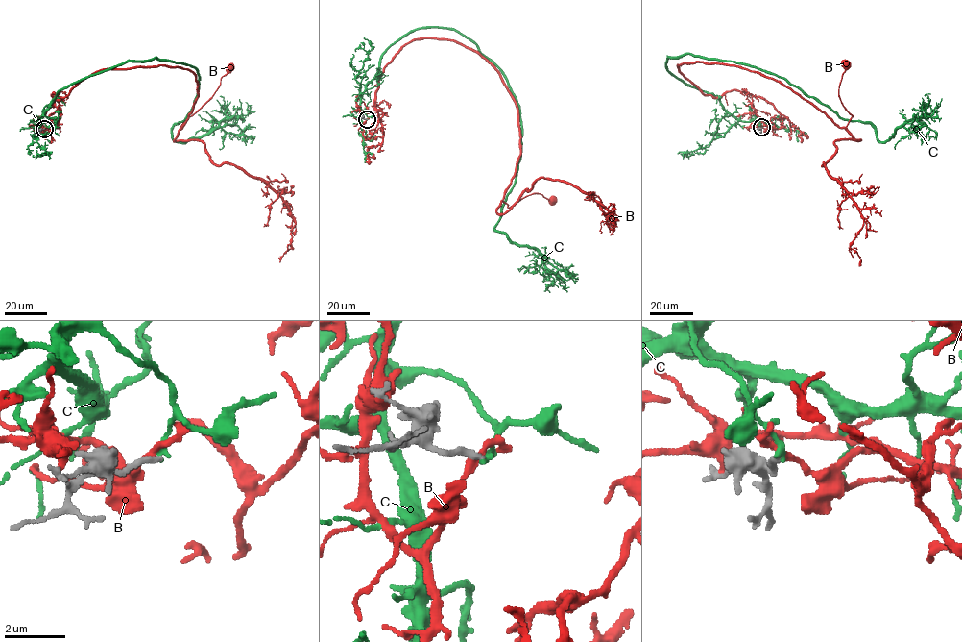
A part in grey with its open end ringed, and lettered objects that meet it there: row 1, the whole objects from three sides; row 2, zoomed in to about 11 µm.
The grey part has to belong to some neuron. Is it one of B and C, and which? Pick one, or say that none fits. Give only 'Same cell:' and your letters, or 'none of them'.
Same cell: none of them

